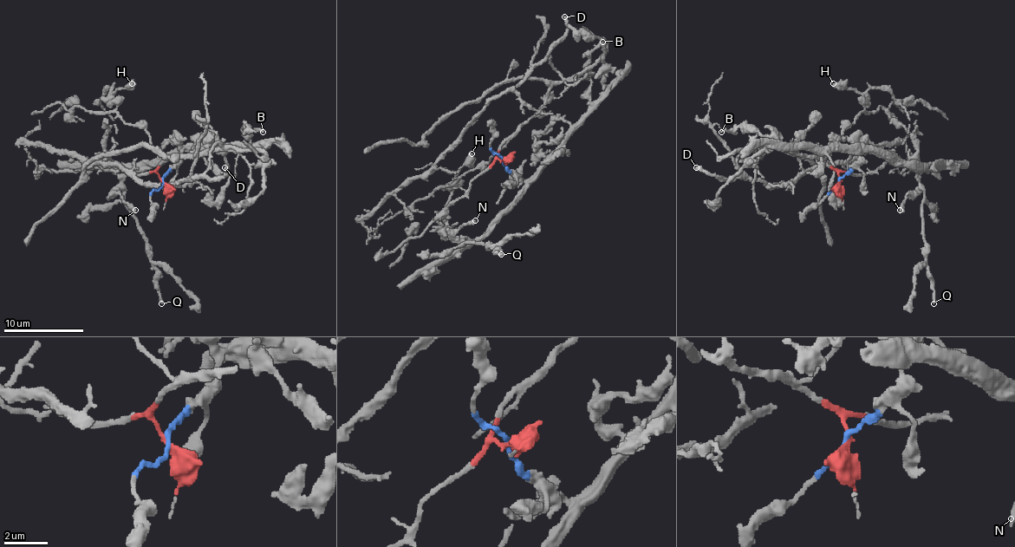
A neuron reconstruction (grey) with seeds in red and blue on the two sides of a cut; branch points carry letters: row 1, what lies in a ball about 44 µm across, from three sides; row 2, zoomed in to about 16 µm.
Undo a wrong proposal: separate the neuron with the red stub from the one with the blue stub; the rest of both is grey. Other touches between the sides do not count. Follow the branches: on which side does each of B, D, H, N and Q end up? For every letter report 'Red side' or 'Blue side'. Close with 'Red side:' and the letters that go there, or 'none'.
B: Blue side
D: Red side
H: Red side
N: Blue side
Q: Blue side
Red side: D, H

